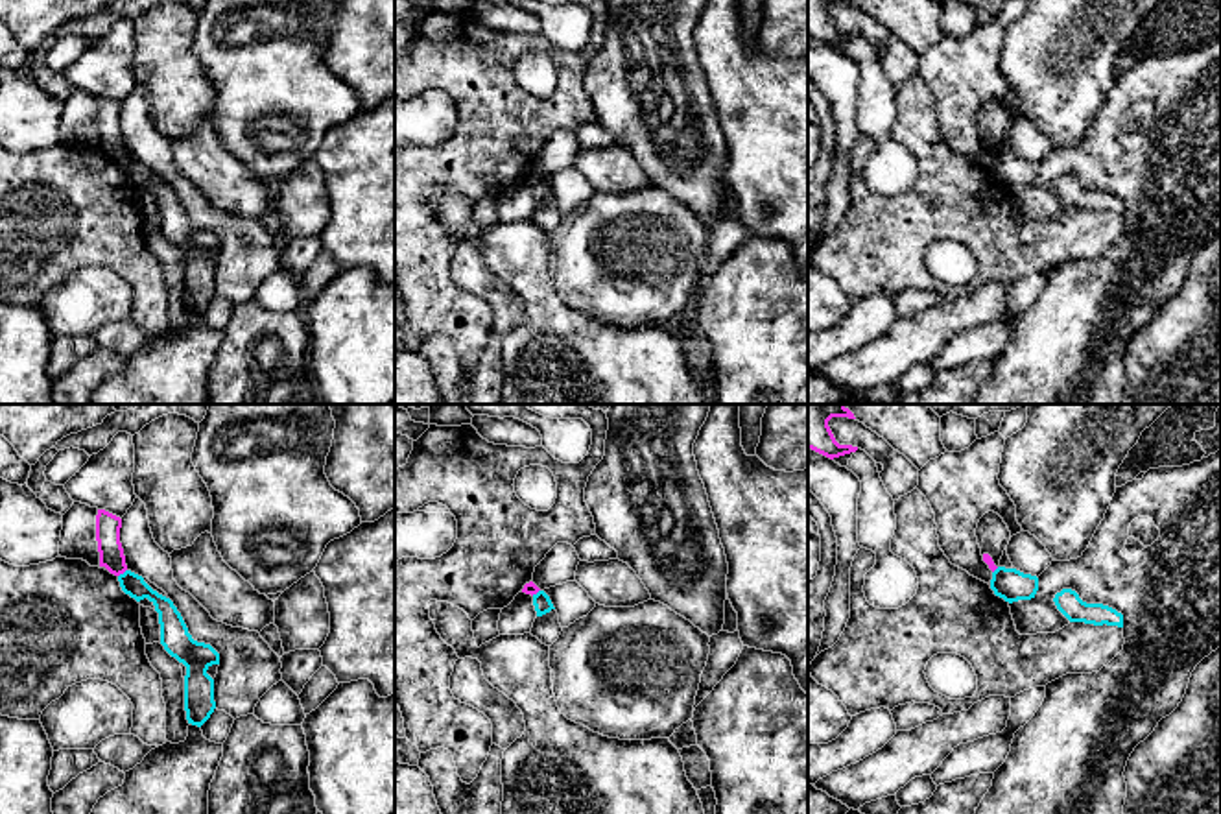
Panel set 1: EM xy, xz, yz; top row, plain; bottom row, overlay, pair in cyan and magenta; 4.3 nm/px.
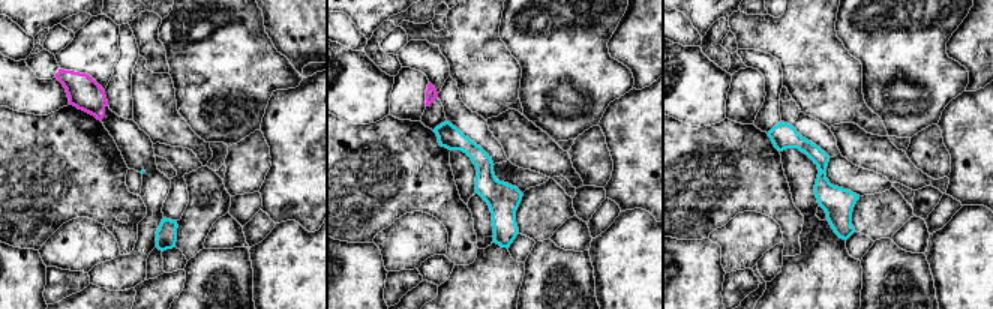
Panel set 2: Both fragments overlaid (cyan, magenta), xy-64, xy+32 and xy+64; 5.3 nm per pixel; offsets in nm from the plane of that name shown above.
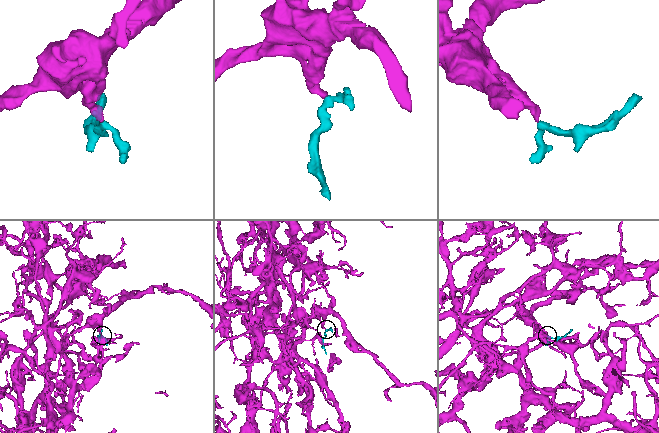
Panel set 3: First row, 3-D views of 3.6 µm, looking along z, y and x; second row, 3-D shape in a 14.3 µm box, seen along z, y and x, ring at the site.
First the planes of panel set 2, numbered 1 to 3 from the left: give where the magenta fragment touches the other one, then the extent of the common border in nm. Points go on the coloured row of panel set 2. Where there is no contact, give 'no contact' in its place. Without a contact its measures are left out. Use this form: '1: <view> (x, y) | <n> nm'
1: no contact
2: no contact
3: no contact

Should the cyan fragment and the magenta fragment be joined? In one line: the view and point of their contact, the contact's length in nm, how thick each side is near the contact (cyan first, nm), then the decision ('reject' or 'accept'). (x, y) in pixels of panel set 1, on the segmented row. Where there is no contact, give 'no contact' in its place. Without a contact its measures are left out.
meets cyan in xy at (124, 573); contact 50 nm long; 100 nm thick on the cyan side, 110 nm on the other; reject

